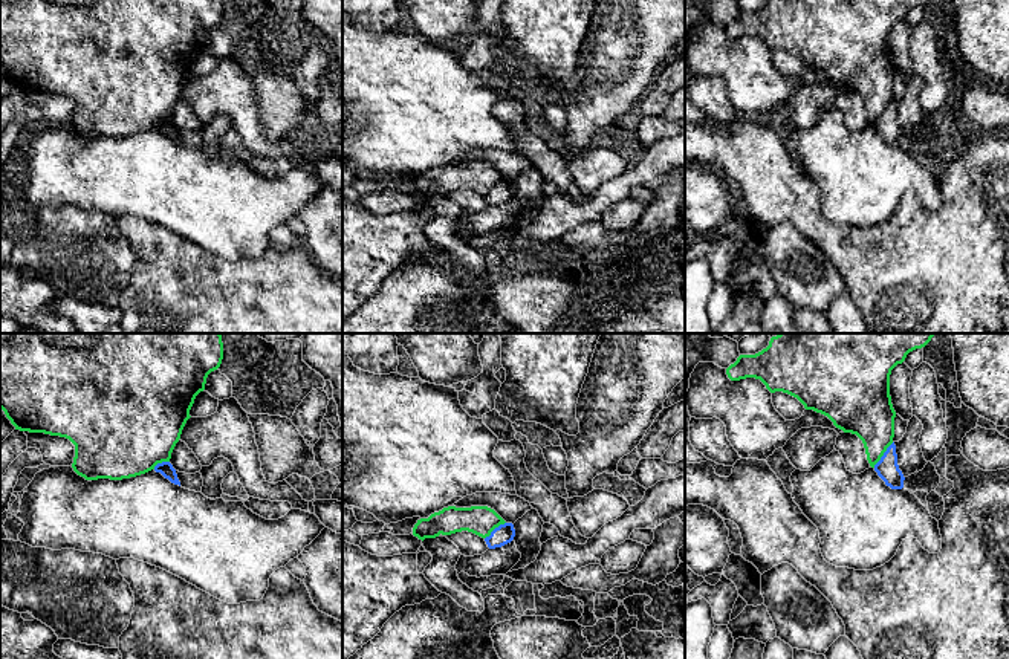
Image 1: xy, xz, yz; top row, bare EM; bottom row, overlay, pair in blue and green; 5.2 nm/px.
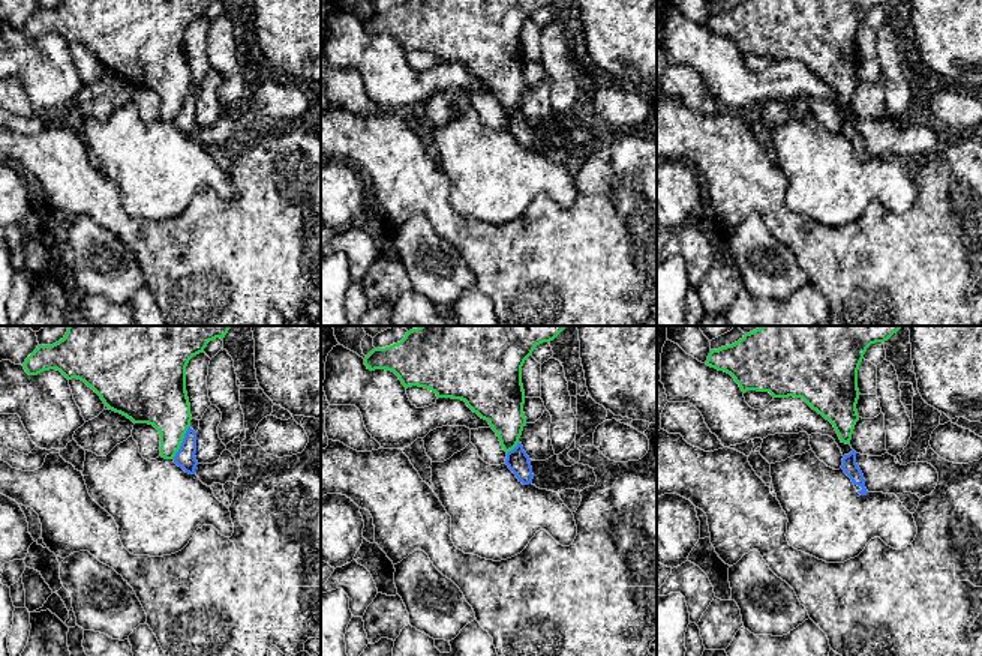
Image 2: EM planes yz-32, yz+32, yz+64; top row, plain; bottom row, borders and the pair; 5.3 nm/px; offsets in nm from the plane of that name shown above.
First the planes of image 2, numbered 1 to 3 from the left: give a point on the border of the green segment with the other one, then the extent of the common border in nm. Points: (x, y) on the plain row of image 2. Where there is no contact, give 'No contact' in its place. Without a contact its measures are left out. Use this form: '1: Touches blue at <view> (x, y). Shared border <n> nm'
1: Touches blue at yz-32 (183, 105). Shared border 200 nm
2: Touches blue at yz+32 (514, 111). Shared border 90 nm
3: No contact

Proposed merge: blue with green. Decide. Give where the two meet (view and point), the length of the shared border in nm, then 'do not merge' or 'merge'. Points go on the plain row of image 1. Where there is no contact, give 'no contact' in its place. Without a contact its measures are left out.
yz (884, 112) | 170 nm | do not merge

